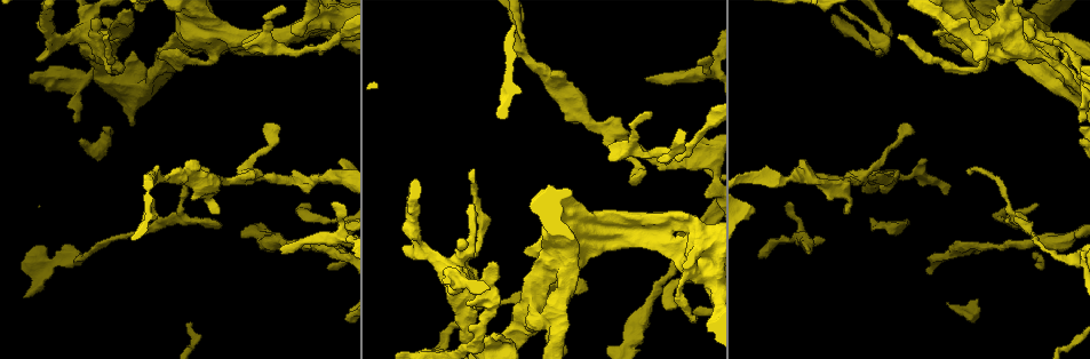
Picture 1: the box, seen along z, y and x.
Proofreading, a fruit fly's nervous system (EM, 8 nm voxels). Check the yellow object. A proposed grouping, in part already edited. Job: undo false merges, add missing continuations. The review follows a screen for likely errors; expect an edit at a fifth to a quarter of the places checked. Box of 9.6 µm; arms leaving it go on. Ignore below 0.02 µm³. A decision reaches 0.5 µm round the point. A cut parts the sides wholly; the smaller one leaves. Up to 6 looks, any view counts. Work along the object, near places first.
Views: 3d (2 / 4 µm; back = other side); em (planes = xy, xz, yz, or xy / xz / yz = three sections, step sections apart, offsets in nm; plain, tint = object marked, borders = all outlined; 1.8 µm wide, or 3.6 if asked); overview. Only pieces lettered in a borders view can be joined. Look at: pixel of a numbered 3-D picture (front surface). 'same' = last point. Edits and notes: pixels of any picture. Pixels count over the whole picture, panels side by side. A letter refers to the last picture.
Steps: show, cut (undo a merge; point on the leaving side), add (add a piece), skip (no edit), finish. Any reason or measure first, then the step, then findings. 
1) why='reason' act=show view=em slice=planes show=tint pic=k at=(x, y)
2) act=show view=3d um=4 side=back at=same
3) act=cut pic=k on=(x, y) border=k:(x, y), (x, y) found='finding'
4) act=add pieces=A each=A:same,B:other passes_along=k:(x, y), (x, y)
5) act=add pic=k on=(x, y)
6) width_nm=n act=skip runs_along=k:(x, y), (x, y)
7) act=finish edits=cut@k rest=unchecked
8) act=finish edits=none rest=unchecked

why='touches itself' act=show view=em slice=planes show=borders pic=1 at=(554, 317)

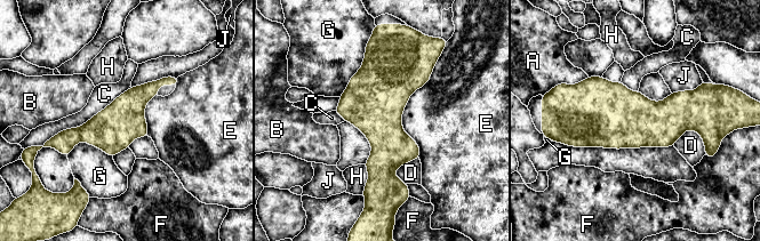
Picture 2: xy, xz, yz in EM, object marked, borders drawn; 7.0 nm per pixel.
act=skip each=A:other,B:other,C:other,D:other,E:other,F:other,G:other,H:other,J:other runs_along=2:(175, 79), (145, 91), (106, 130), (60, 137) found='one cell here'

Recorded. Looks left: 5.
why='abrupt turn' act=show view=3d um=4 pic=1 at=(504, 345)

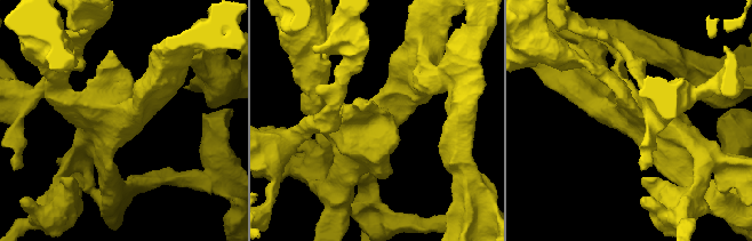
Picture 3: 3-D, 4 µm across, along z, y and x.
arms=4 act=show view=em um=3.6 slice=xy step=8 show=tint pic=3 at=(636, 118)

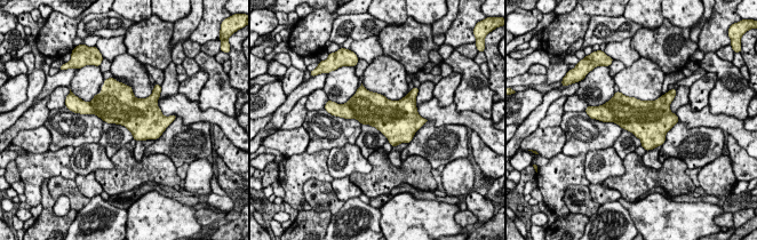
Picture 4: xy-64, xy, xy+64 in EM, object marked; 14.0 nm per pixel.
why='another direction' act=show view=em um=3.6 slice=planes show=borders at=same

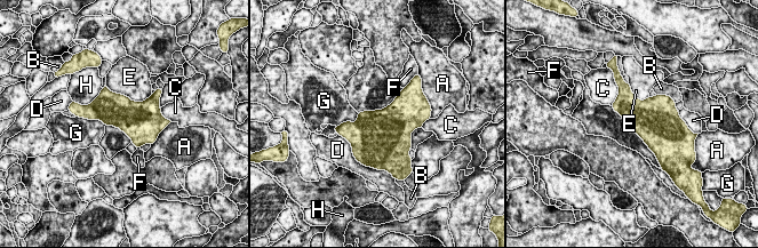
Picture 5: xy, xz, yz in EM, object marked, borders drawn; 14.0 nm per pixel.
width_nm=460 act=skip each=A:other,B:other,C:other,D:other,E:other,F:other,G:other,H:other border=5:(358, 113), (354, 121), (338, 126) found='one cell here'

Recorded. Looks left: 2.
why='free end' act=show view=em slice=yz step=8 show=borders pic=1 at=(587, 291)

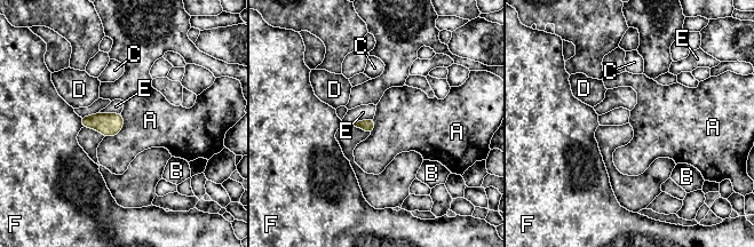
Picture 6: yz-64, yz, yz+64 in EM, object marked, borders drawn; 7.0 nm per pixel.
longest_contact=A:220nm act=skip each=A:other,B:other,C:other,D:other,E:other,F:other border=6:(121, 113), (122, 128), (104, 137) found='none of them fits'

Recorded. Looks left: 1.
act=finish edits=none rest=unchecked

